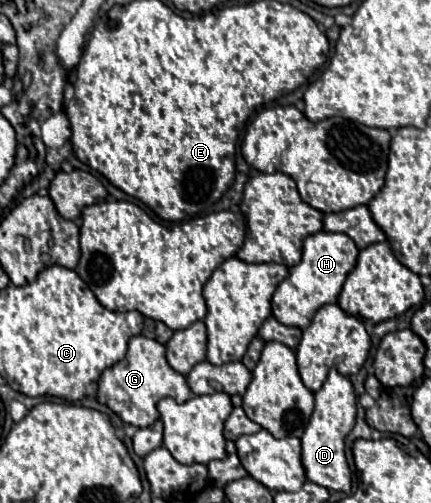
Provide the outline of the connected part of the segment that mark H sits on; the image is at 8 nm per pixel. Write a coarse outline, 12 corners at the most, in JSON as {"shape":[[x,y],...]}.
{"shape":[[311,234],[273,294],[273,316],[307,328],[337,302],[359,250],[347,234]]}

